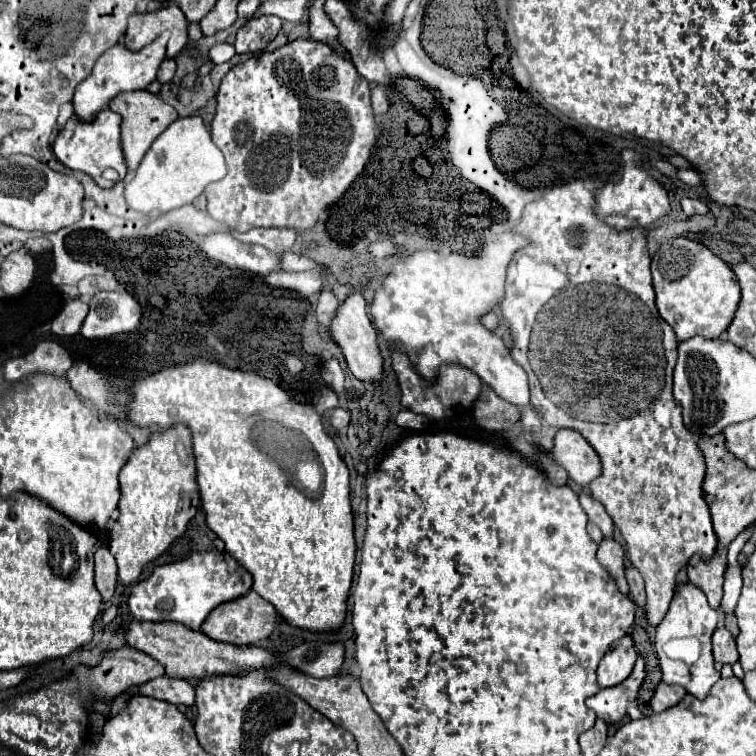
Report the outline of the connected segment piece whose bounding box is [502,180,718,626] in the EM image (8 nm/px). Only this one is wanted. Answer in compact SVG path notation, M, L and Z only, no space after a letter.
M570 180L566 184L560 184L560 186L544 188L544 196L534 200L534 202L530 202L524 208L520 224L516 228L512 228L512 230L522 234L522 236L526 236L526 238L530 238L532 244L522 248L522 250L518 250L514 254L510 266L508 266L506 296L504 296L504 302L502 302L502 312L504 312L504 318L510 324L512 338L514 338L512 358L526 370L526 374L530 378L530 402L540 412L542 420L546 420L550 426L556 426L556 428L572 428L572 430L580 432L590 442L590 446L598 452L598 456L602 460L602 476L598 476L590 484L590 494L606 506L614 526L618 528L618 532L620 532L620 536L624 540L624 548L626 548L628 560L640 570L640 574L642 574L642 578L646 582L646 620L648 620L648 626L658 626L662 622L668 606L670 606L672 596L674 596L678 570L690 560L692 554L702 554L704 558L710 558L714 554L714 550L716 550L718 540L716 540L716 534L712 530L710 512L708 512L704 496L702 496L702 482L704 482L704 470L706 470L702 452L698 450L692 434L682 424L682 416L678 412L672 414L668 428L660 426L654 420L654 414L652 414L654 400L660 396L662 388L668 382L670 382L670 388L672 388L672 370L676 366L678 340L674 336L674 330L658 316L658 310L656 310L656 304L654 304L650 256L648 256L648 250L646 250L644 230L636 228L636 230L626 230L626 232L618 234L616 230L610 230L606 224L602 224L598 218L594 218L594 210L592 208L594 208L592 192L586 186L582 186L582 180Z

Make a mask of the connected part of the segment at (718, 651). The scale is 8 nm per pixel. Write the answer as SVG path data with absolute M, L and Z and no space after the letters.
M720 626L714 636L712 636L712 646L714 646L714 660L720 664L734 664L738 662L738 652L736 652L736 642L732 634Z

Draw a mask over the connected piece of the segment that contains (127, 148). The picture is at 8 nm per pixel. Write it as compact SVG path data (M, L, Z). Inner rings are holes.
M134 90L134 92L118 94L114 100L110 100L108 108L112 112L118 112L122 116L122 148L124 148L124 156L126 156L130 172L134 172L138 168L138 164L142 162L142 158L148 152L148 148L152 146L152 142L174 120L178 120L178 112L170 104L166 104L164 100L160 100L158 96L150 94L148 90Z

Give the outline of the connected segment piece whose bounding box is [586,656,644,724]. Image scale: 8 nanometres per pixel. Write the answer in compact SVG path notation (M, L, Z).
M638 656L636 666L632 674L618 686L614 688L604 688L598 694L590 696L586 704L596 712L598 718L602 718L606 724L616 724L622 722L626 716L626 708L636 700L638 688L644 680L644 660Z

